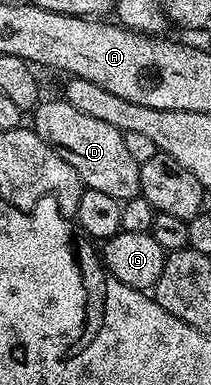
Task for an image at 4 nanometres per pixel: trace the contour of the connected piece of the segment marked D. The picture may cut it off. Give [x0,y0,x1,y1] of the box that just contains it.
[32,98,139,202]

